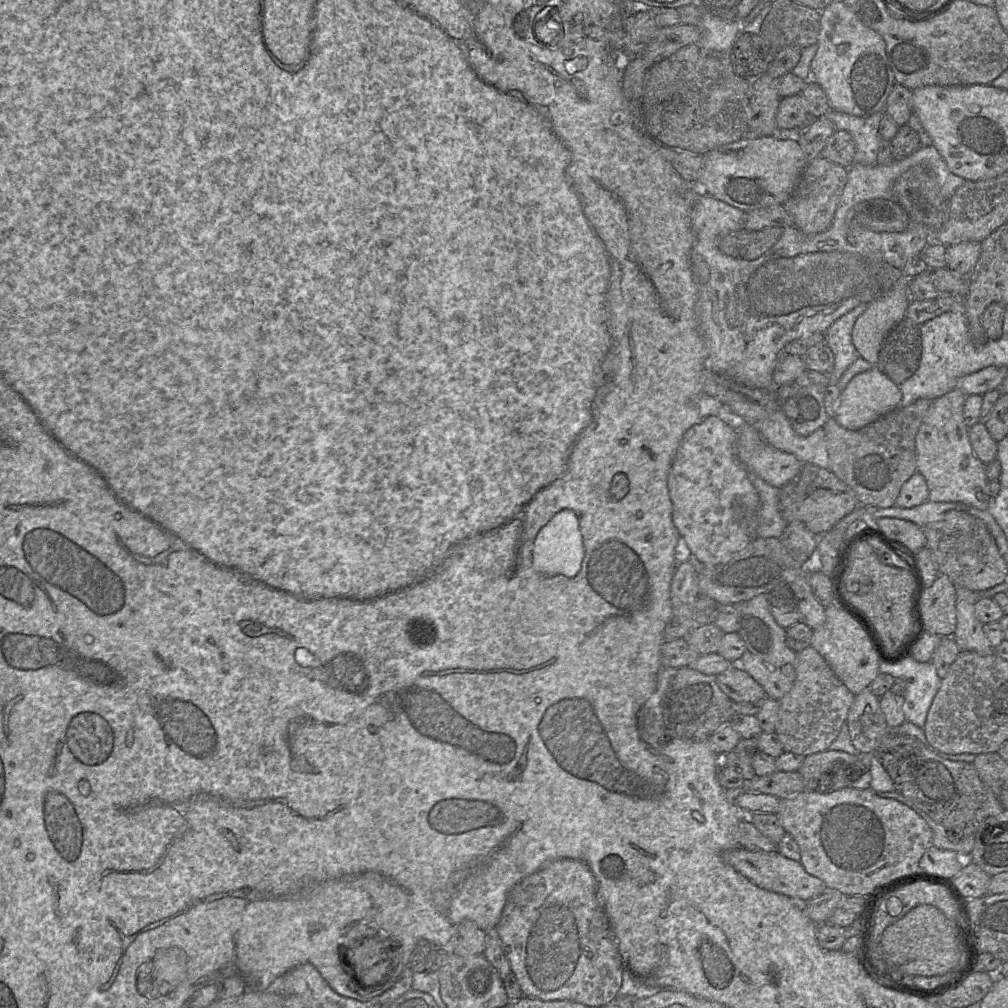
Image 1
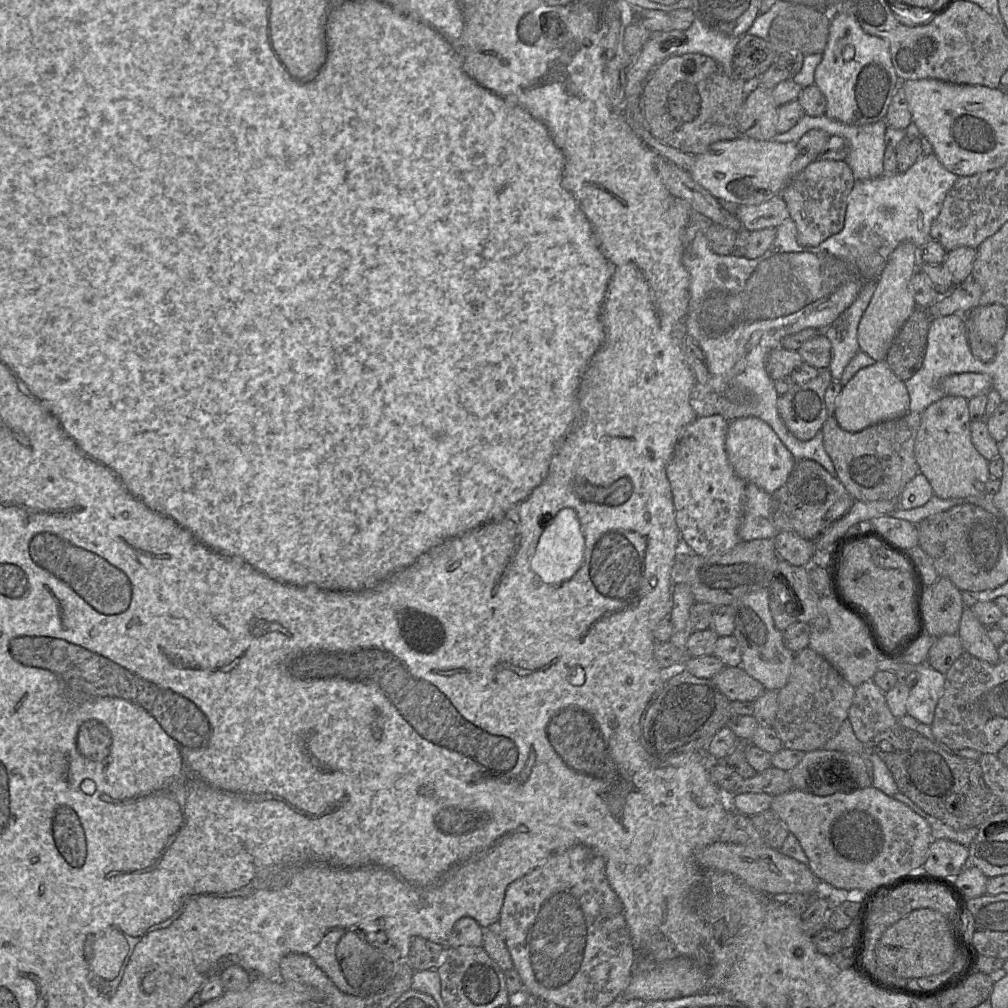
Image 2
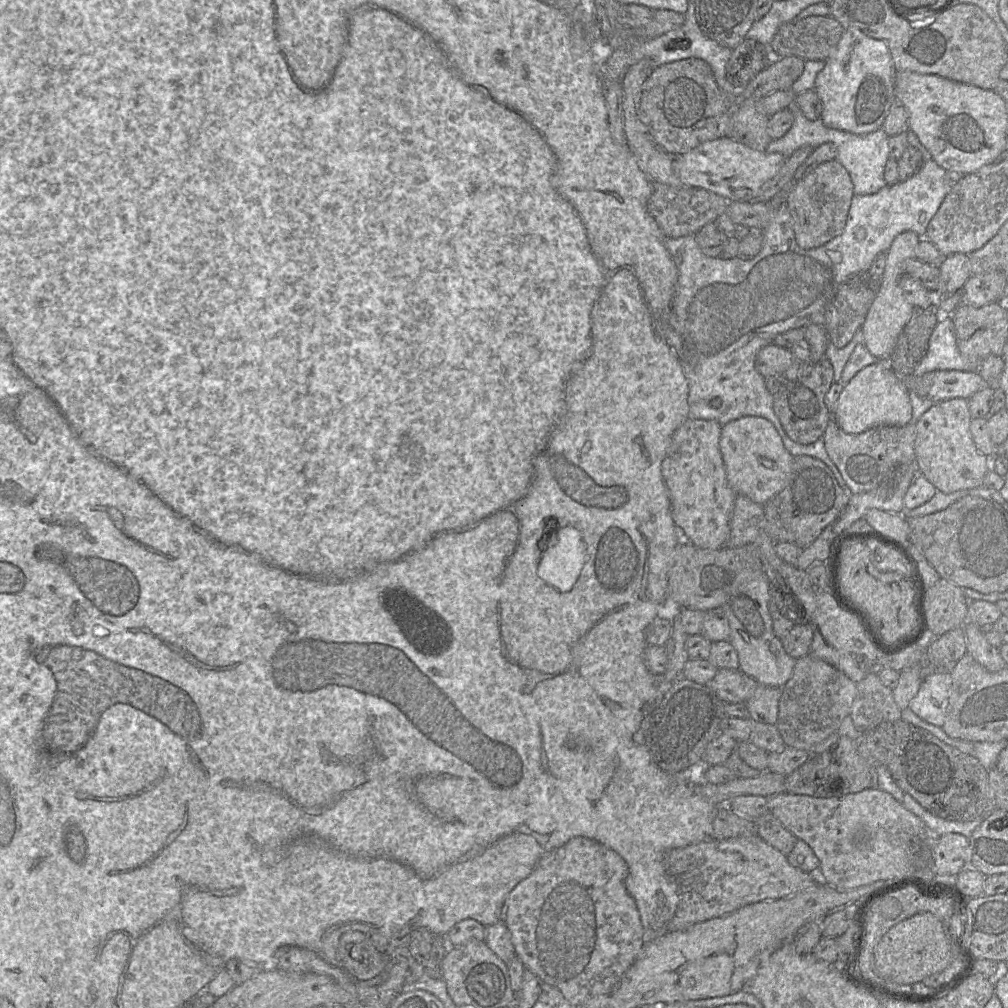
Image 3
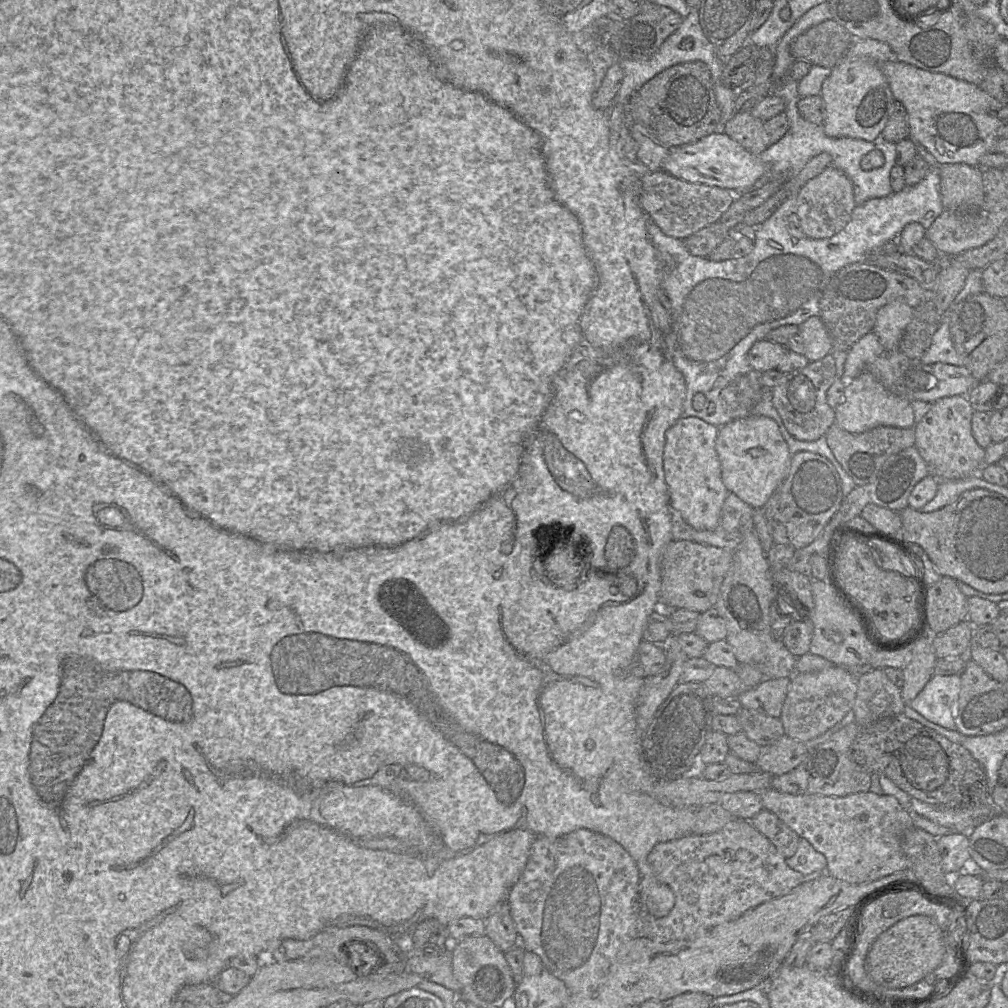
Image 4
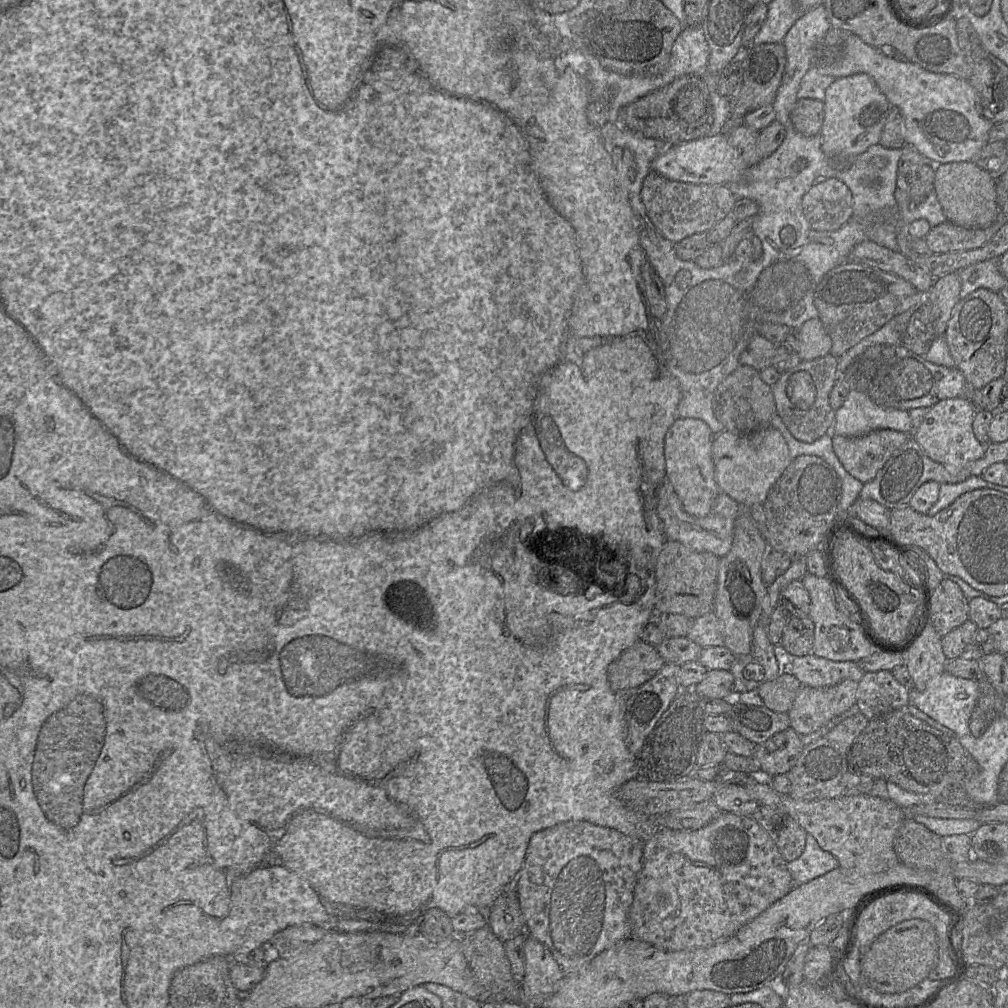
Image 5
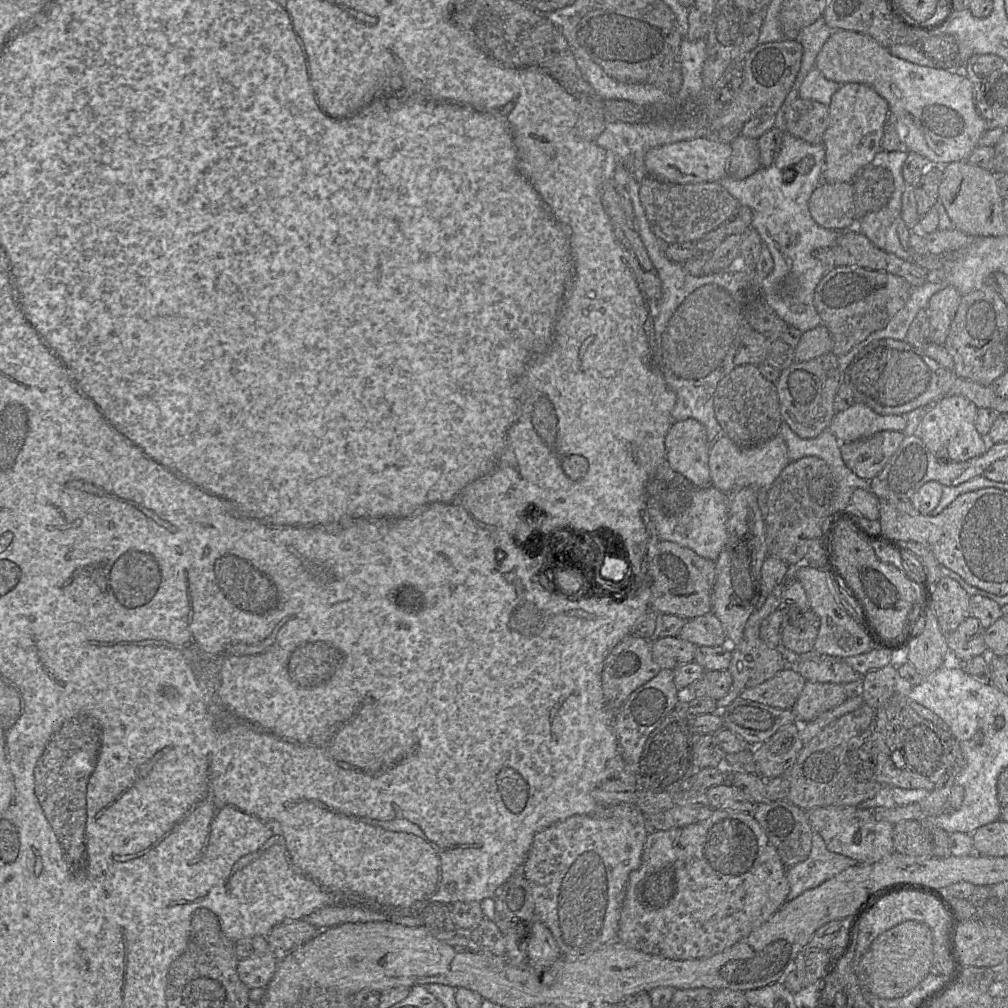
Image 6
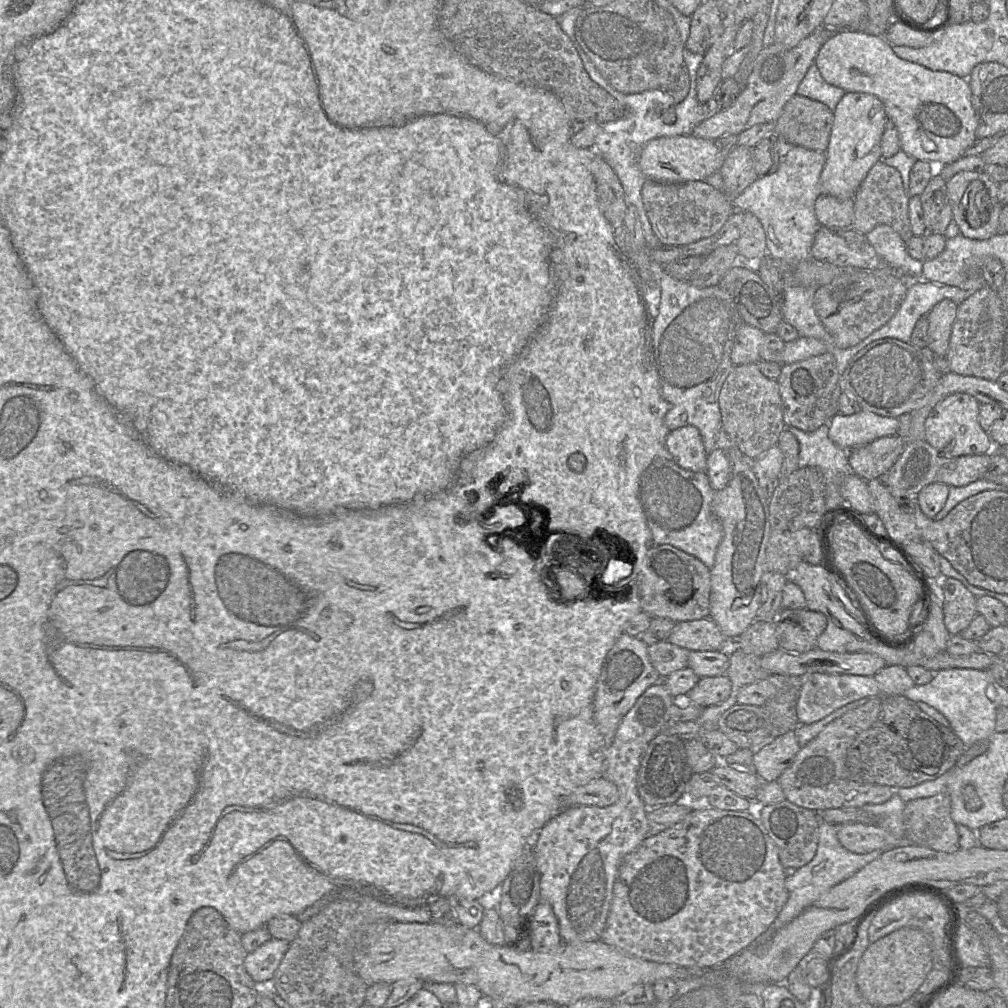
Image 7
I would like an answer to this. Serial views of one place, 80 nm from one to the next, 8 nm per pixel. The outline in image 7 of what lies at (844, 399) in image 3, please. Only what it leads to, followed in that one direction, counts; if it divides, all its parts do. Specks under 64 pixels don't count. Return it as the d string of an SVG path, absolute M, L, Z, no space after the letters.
M865 410L852 415L838 412L828 422L828 436L837 446L849 451L880 437L896 435L898 426L897 418Z

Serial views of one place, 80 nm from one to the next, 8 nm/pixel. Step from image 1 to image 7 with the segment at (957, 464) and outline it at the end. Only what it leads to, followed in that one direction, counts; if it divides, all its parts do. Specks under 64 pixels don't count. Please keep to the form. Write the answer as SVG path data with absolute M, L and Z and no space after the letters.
M965 393L945 397L932 409L925 420L925 440L940 454L961 457L989 453L994 444L989 433L984 431L978 420L980 403Z

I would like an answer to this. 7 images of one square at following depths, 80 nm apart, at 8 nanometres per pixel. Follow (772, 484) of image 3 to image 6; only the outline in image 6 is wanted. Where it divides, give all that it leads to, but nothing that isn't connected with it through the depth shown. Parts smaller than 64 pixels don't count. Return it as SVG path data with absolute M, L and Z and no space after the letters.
M722 434L709 451L711 485L725 493L742 487L769 489L789 462L787 445L780 435L752 447L741 447Z

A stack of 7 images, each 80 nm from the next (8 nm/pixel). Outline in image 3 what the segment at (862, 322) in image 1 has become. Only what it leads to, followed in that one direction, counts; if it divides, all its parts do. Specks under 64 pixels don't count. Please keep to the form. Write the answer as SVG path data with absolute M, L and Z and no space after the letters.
M905 231L894 239L886 252L885 268L881 278L879 291L861 327L863 343L878 361L889 360L895 349L901 331L911 318L914 306L905 299L902 290L899 287L899 280L903 275L902 262L908 258L915 257L915 250L920 240L921 237L915 232Z

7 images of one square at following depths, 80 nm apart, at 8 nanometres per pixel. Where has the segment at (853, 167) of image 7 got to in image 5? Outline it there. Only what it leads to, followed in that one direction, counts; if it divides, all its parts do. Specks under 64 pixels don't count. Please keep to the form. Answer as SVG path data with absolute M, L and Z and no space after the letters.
M868 74L835 79L825 91L824 120L820 132L822 151L837 167L879 143L890 110L886 96Z

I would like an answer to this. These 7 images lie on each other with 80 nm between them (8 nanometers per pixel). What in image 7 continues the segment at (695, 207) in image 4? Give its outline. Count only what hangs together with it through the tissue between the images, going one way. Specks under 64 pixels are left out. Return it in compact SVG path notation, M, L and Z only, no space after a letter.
M646 180L642 199L652 230L663 245L684 246L711 237L736 211L733 201L706 181L659 183Z

